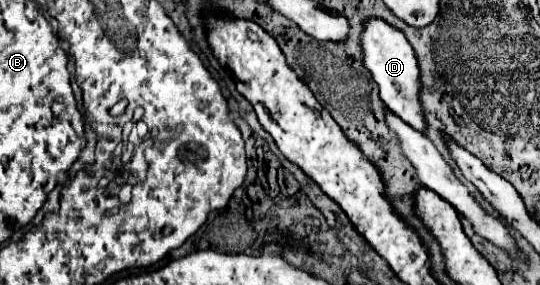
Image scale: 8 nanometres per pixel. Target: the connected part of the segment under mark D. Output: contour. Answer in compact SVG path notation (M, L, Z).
M378 17L364 19L362 33L360 33L360 49L362 49L362 63L372 73L372 79L378 83L380 99L384 101L384 105L400 119L404 119L408 125L412 125L416 131L424 131L424 119L418 103L420 69L418 69L414 49L406 41L404 33L394 25L386 23L384 19Z

